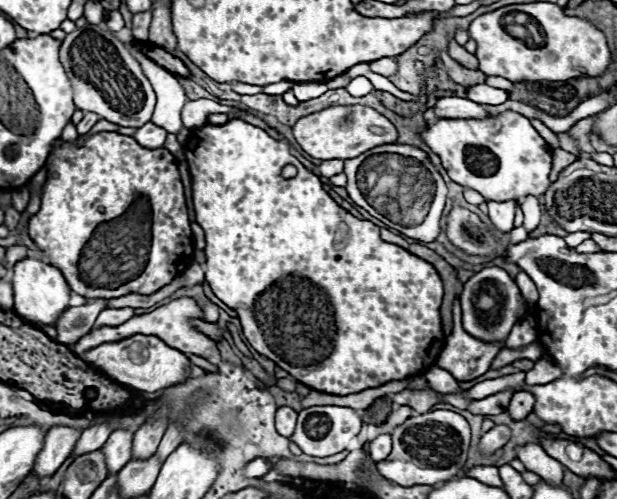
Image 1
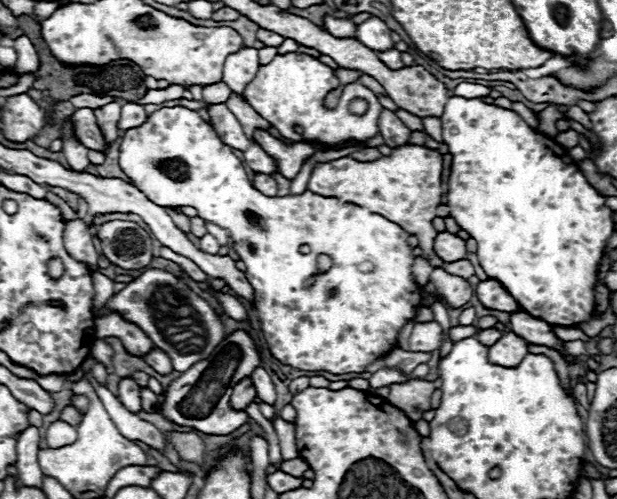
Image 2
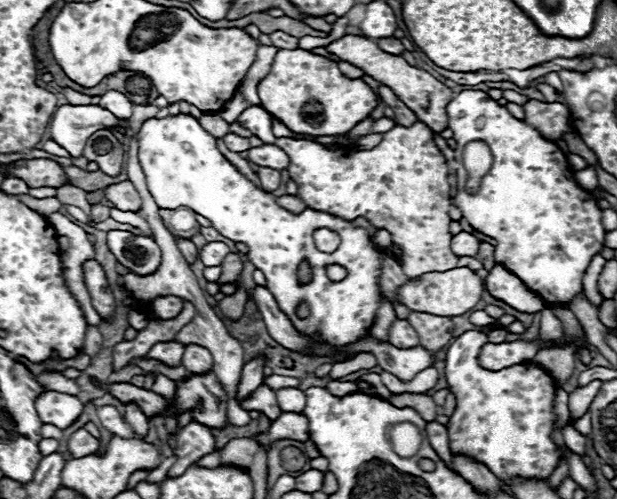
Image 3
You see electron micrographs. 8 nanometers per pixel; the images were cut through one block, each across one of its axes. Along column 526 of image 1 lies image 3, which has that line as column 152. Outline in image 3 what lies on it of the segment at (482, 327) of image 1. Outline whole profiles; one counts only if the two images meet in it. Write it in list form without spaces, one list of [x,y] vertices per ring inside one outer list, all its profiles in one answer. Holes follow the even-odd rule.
[[[164,296],[152,302],[152,314],[160,320],[172,320],[182,312],[182,298],[178,296]]]

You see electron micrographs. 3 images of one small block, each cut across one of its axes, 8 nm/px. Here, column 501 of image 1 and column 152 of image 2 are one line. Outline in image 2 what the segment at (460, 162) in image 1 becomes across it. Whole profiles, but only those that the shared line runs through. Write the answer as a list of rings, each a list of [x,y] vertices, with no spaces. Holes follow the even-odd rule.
[[[184,106],[160,108],[160,110],[152,112],[142,126],[126,130],[124,136],[122,136],[122,144],[120,144],[118,164],[120,164],[122,172],[132,180],[132,184],[138,190],[142,190],[154,204],[158,204],[158,206],[192,206],[192,208],[198,210],[200,218],[210,220],[210,222],[214,222],[220,228],[230,232],[230,238],[234,242],[234,250],[238,252],[240,260],[246,264],[244,276],[250,282],[250,286],[254,288],[254,306],[256,306],[256,312],[258,312],[258,318],[260,318],[260,324],[262,324],[264,340],[268,344],[270,354],[276,360],[280,360],[282,364],[288,364],[288,366],[298,368],[298,370],[308,370],[308,372],[314,372],[314,370],[326,370],[330,374],[364,372],[368,364],[372,364],[374,360],[378,360],[382,356],[388,356],[388,352],[398,346],[400,330],[404,328],[406,322],[414,320],[416,312],[422,308],[422,288],[414,282],[414,276],[412,276],[412,264],[414,264],[412,250],[414,248],[408,244],[408,232],[406,230],[402,230],[398,224],[394,224],[394,222],[382,218],[380,214],[374,214],[374,212],[362,208],[362,206],[356,206],[356,204],[350,204],[350,202],[342,204],[338,198],[326,198],[326,196],[320,196],[320,194],[314,194],[314,192],[308,192],[308,190],[304,194],[298,194],[298,196],[282,196],[282,198],[280,196],[264,196],[262,192],[258,192],[250,184],[250,180],[248,180],[248,176],[244,172],[244,166],[232,154],[232,148],[226,146],[218,138],[216,130],[206,120],[202,120],[196,110],[188,110]],[[302,244],[310,246],[310,254],[300,252]],[[318,254],[328,254],[332,258],[330,270],[318,272],[318,264],[316,264]],[[308,278],[314,278],[312,286],[306,286]]]

